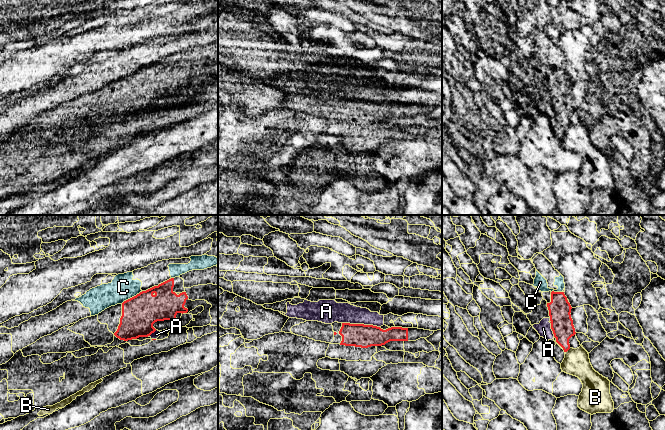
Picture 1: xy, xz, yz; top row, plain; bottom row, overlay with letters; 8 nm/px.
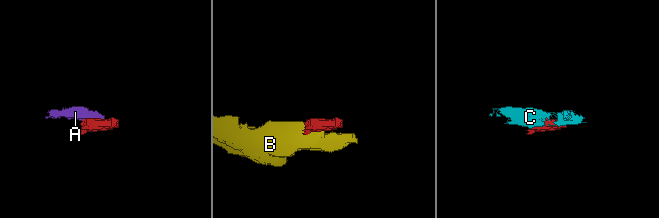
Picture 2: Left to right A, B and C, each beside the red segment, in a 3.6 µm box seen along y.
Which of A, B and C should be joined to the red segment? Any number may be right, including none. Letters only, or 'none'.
none

